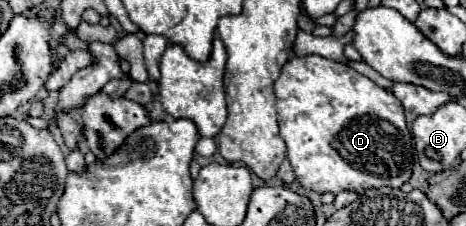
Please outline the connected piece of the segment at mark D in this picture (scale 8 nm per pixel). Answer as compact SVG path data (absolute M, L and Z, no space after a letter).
M294 56L290 58L280 72L280 78L274 82L276 88L276 112L278 112L278 126L280 126L280 136L286 142L288 148L288 160L292 164L292 170L296 174L296 180L306 188L306 190L314 190L314 192L332 192L332 194L340 194L344 190L356 192L356 194L364 194L368 188L400 188L404 182L410 180L412 176L412 164L414 164L414 148L412 148L412 136L410 130L406 126L406 118L404 118L404 106L402 102L398 102L398 98L390 92L384 90L380 86L376 86L370 78L358 74L356 70L352 70L346 64L322 58L322 56Z

